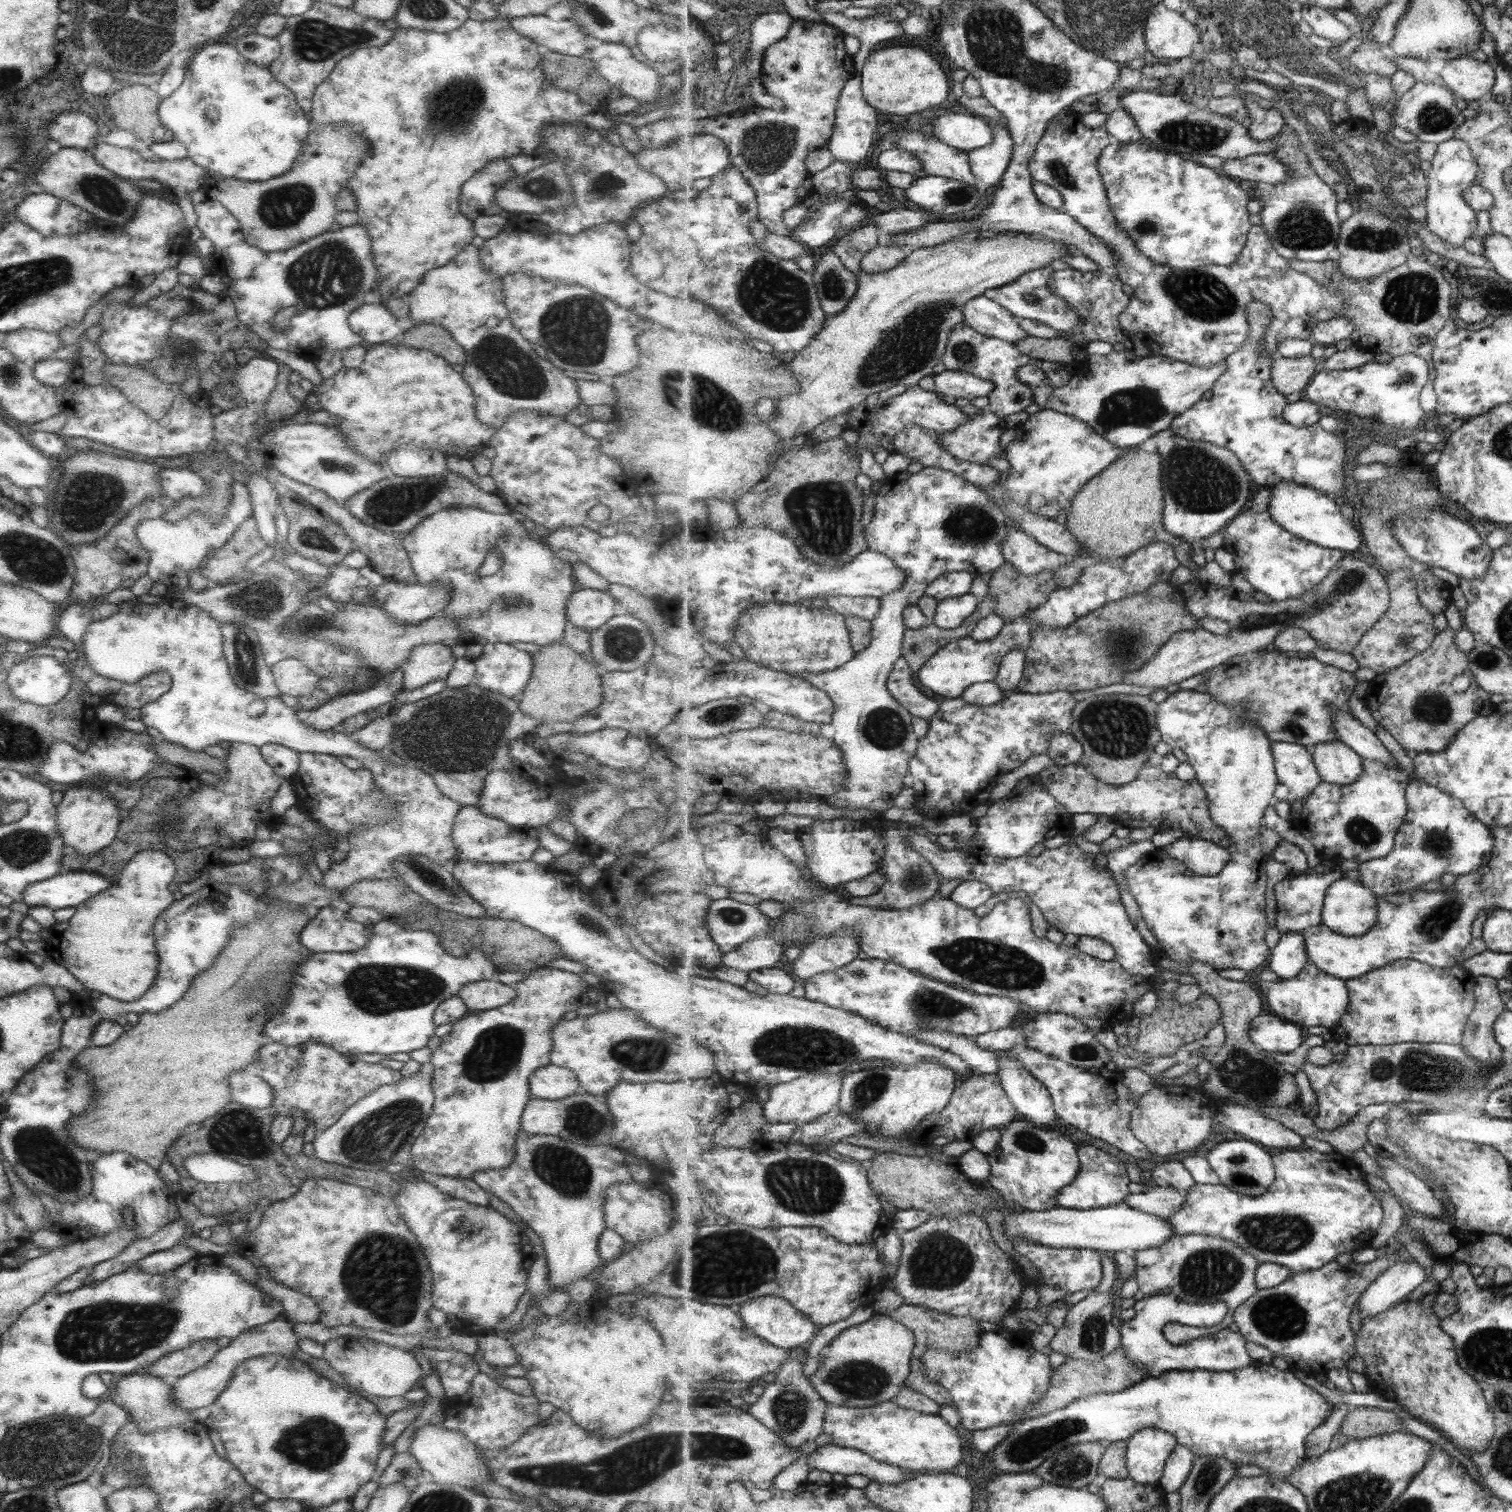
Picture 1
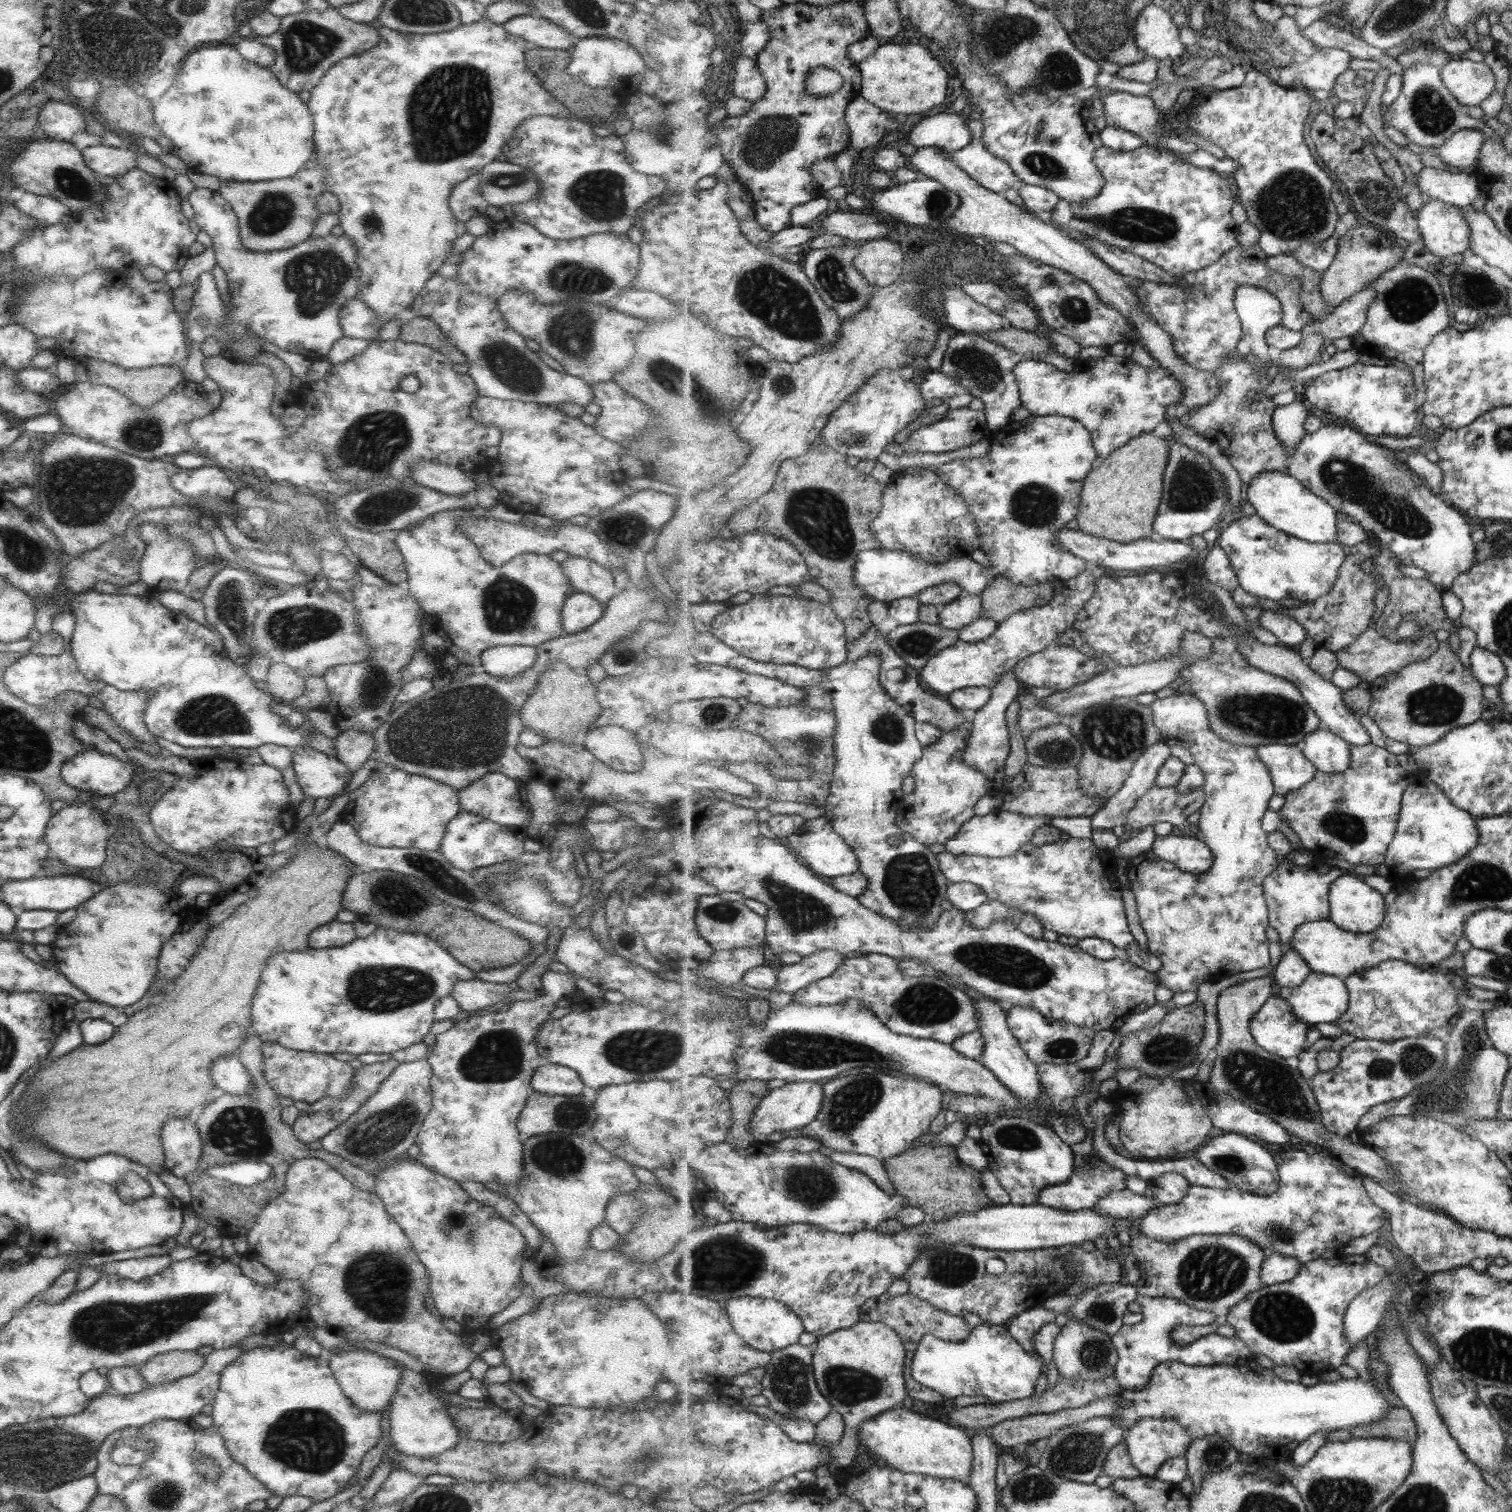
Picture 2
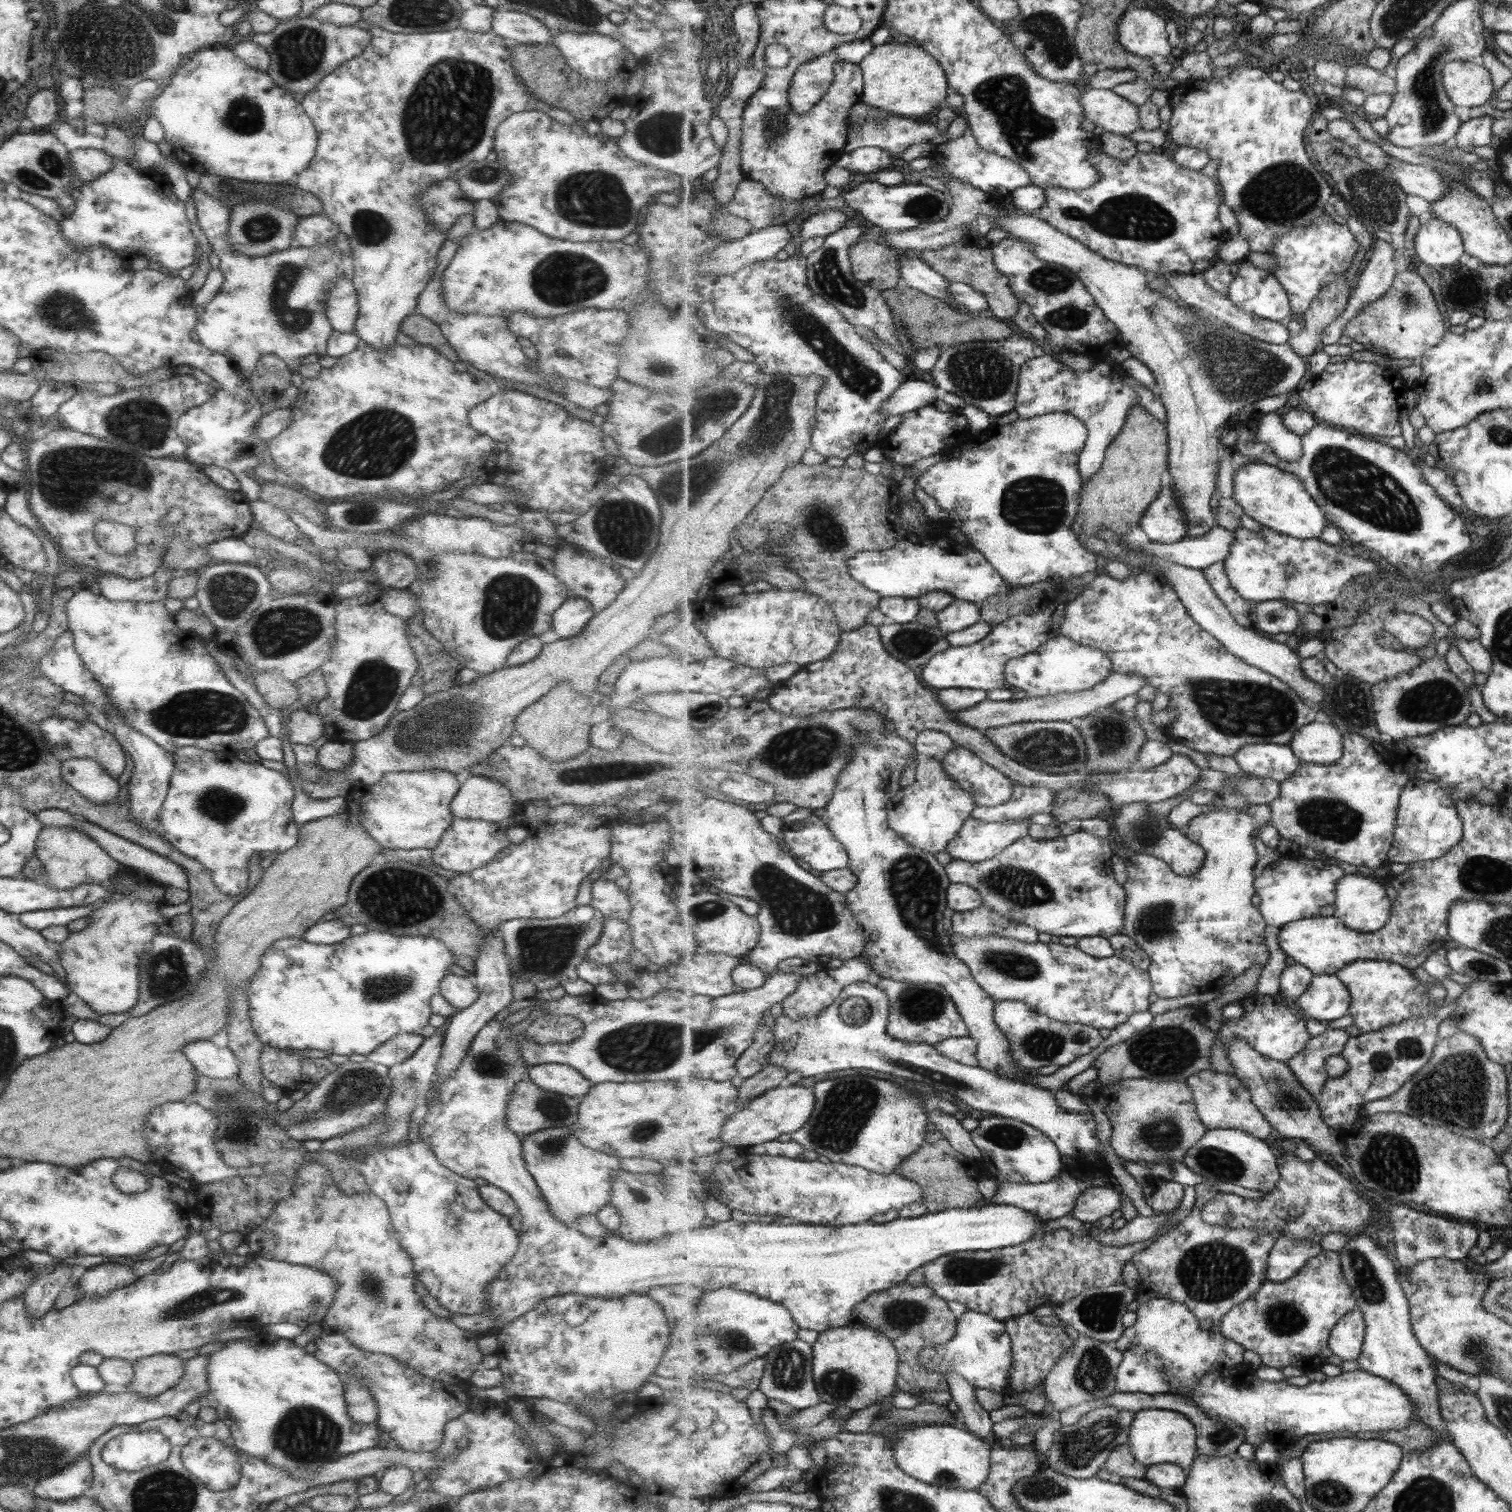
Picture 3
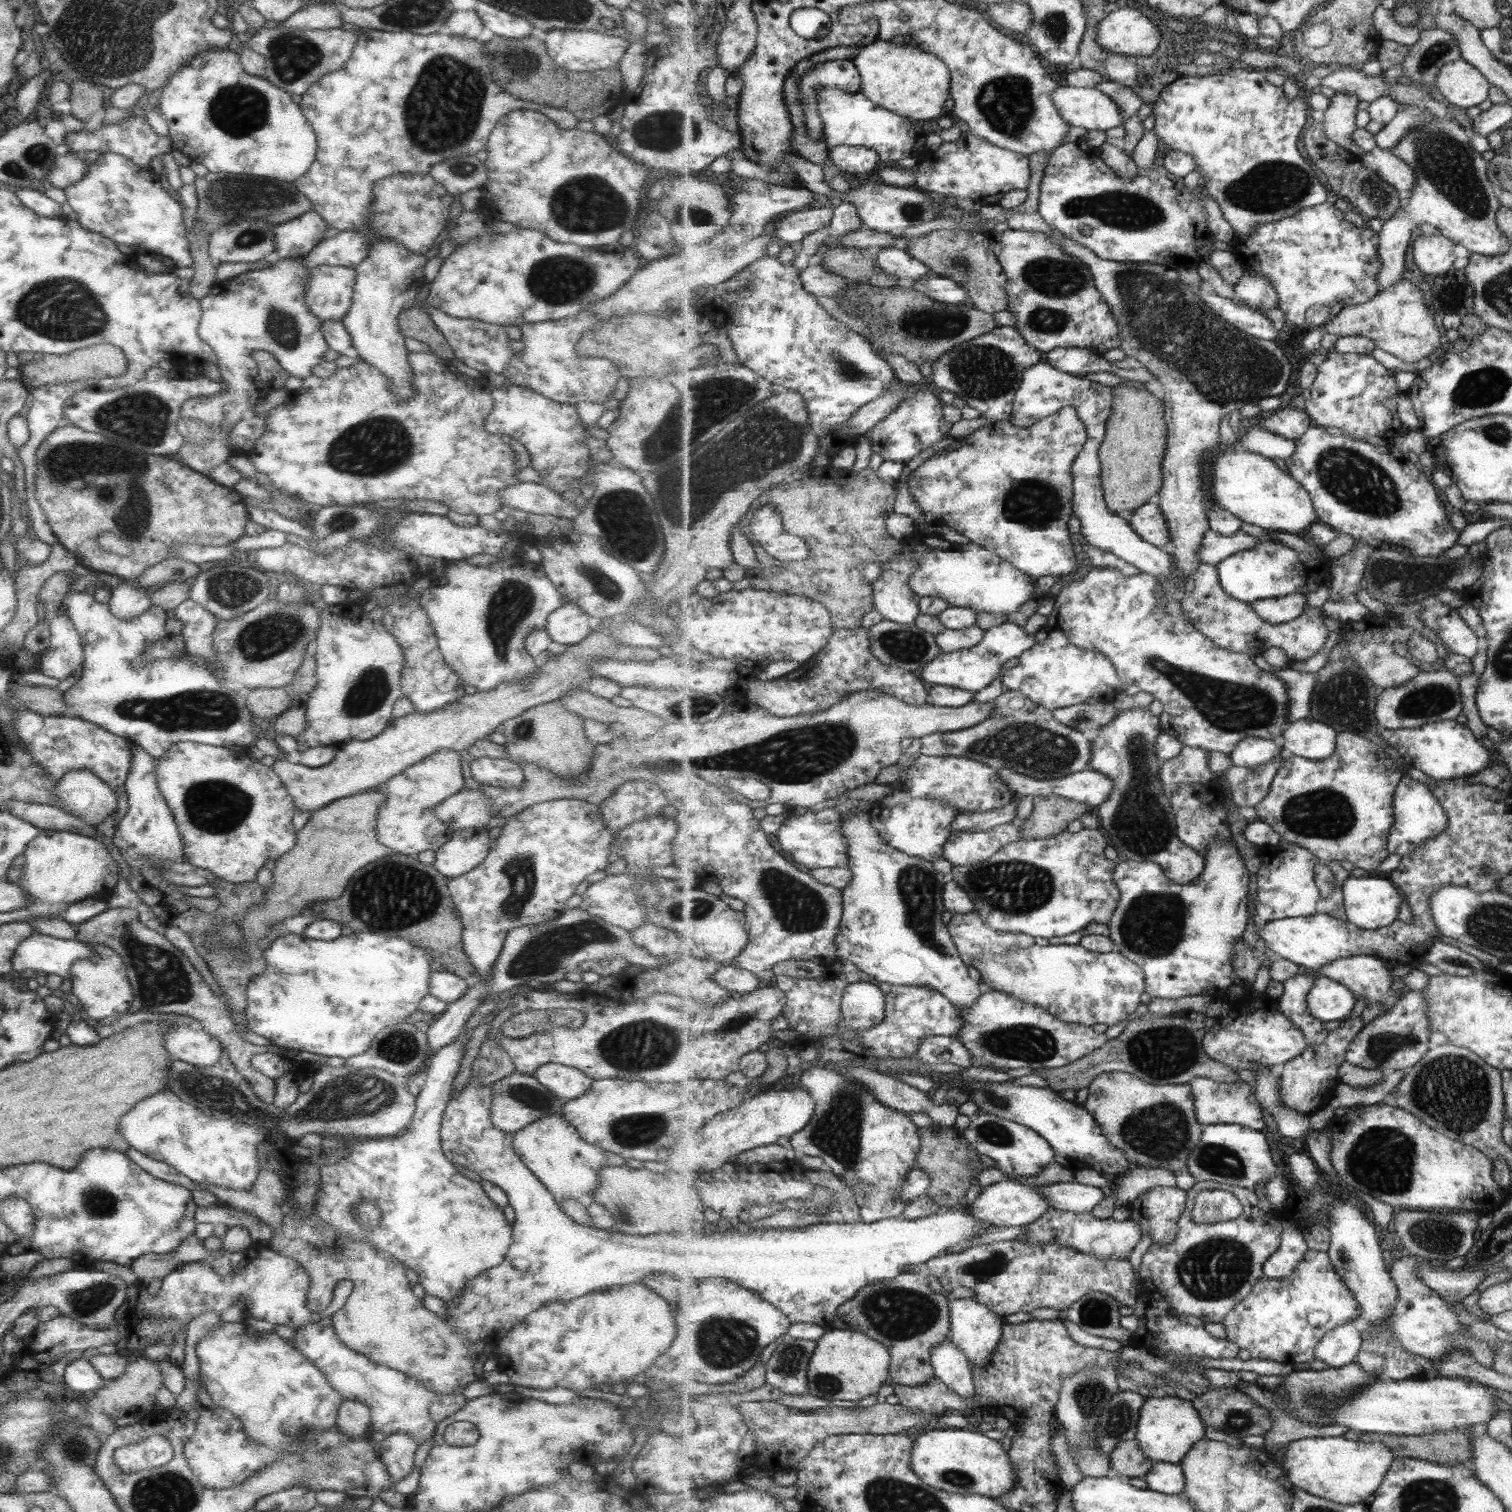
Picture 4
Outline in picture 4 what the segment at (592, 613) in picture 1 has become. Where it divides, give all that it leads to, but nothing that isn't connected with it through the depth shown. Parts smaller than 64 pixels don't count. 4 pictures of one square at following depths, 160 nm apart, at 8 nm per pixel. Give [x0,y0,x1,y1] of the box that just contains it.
[543,603,599,646]

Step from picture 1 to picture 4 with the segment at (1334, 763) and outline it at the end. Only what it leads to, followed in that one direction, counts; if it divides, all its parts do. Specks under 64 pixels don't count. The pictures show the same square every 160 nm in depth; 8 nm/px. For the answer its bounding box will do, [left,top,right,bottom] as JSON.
[1282,719,1338,760]

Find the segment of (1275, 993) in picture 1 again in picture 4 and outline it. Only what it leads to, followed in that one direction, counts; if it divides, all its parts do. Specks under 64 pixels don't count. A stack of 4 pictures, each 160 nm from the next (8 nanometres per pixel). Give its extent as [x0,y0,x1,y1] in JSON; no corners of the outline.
[1307,975,1357,1022]

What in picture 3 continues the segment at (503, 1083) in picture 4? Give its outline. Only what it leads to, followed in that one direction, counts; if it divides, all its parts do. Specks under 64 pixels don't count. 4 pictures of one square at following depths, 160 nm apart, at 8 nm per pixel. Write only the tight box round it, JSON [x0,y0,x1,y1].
[505,1079,581,1138]

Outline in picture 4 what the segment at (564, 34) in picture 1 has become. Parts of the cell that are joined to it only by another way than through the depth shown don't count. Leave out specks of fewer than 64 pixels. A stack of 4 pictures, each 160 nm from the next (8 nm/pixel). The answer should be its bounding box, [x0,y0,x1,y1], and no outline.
[474,1,532,42]

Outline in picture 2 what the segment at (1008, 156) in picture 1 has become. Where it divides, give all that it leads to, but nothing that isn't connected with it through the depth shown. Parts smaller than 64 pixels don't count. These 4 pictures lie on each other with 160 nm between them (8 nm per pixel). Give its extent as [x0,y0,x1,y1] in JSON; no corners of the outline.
[951,119,1024,194]

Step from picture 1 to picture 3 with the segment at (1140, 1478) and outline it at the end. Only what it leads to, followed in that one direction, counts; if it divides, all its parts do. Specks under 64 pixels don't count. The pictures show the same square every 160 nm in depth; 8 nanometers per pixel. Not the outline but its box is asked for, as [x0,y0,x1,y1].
[1130,1410,1198,1472]

